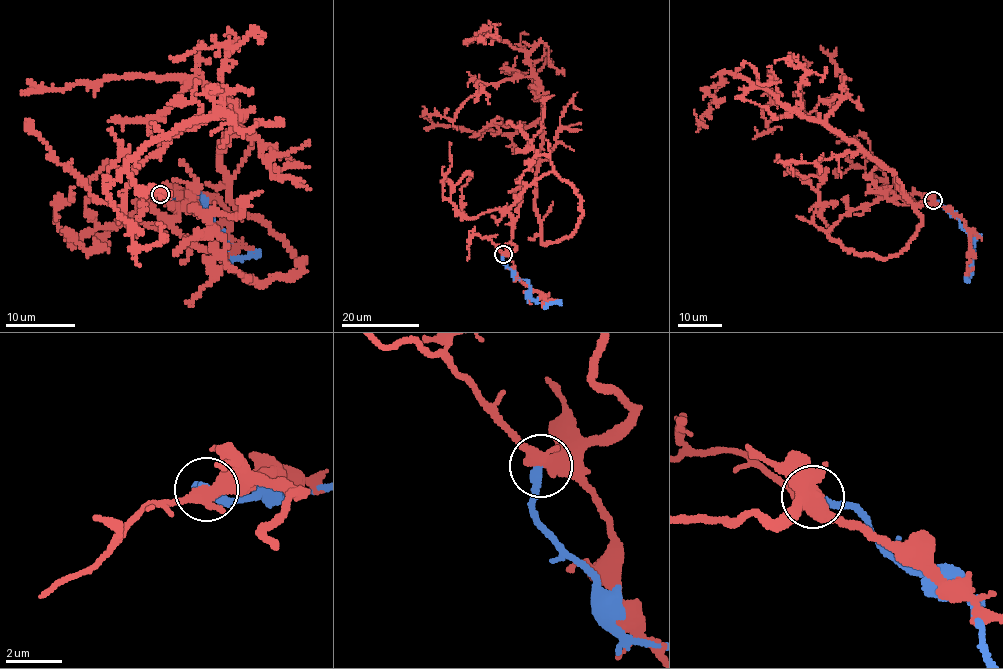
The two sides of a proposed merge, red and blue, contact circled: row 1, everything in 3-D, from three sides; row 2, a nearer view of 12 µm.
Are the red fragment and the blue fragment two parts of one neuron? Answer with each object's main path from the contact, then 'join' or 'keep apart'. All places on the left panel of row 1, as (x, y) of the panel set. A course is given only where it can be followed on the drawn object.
course red (160, 194), (239, 273), (299, 271), (229, 197), (242, 113), (128, 160), (115, 210), (138, 247), (156, 223); course blue (160, 194), (167, 197), (172, 193), (201, 196), (206, 212), (227, 236), (232, 252), (239, 258), (260, 254); keep apart

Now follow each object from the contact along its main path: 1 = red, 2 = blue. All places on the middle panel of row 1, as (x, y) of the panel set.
1: (504, 254), (508, 208), (549, 172), (581, 214), (542, 241), (541, 83), (525, 50), (466, 41), (492, 23)
2: (504, 254), (503, 261), (511, 272), (527, 283), (531, 298), (546, 305), (554, 302), (562, 304)

